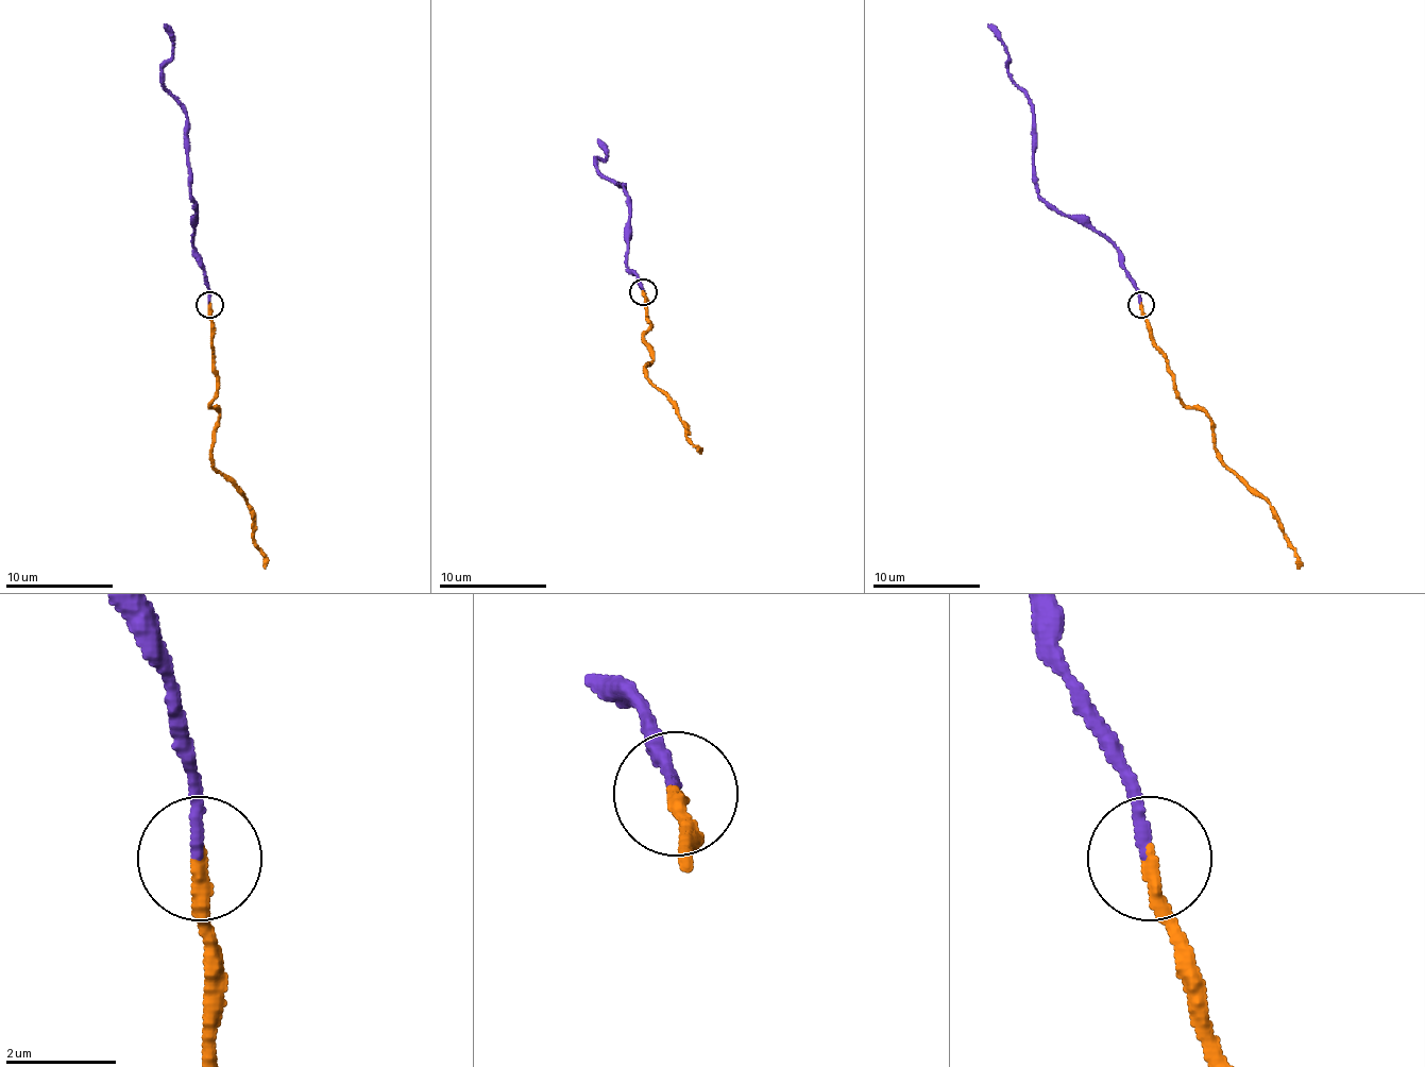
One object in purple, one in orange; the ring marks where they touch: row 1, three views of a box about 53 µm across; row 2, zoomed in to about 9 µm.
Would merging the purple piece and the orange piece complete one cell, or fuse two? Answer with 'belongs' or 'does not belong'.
belongs

